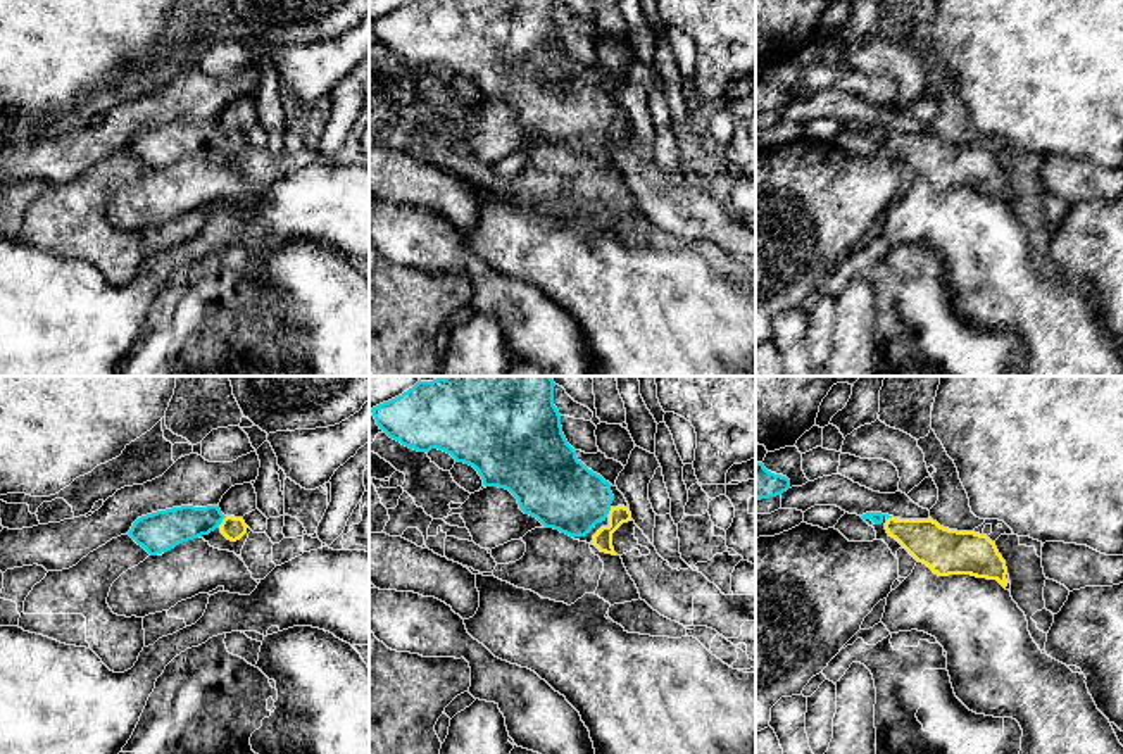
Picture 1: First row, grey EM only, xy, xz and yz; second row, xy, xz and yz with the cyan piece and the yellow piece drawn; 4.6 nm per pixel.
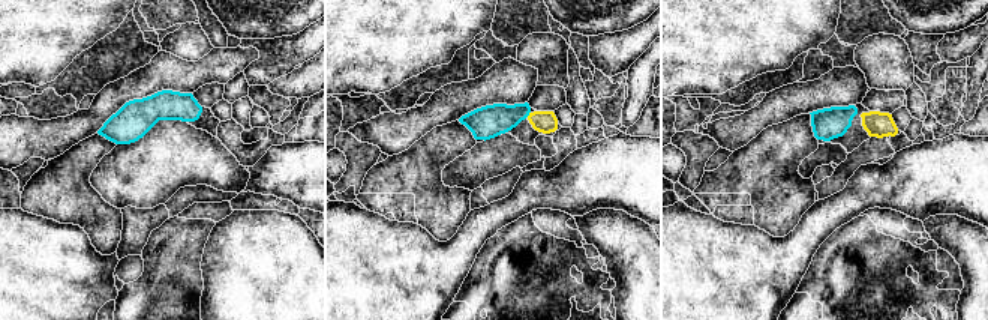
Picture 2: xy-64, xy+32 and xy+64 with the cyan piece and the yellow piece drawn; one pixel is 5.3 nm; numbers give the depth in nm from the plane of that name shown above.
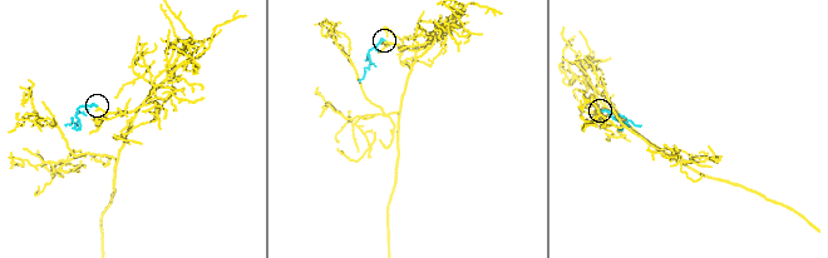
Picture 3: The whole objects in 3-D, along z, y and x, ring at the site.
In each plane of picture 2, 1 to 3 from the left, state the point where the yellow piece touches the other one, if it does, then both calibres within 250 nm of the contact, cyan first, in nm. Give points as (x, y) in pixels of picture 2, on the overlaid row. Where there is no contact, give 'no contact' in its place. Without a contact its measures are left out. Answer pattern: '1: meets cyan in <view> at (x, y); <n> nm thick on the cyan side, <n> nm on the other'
1: no contact
2: meets cyan in xy+32 at (528, 114); 180 nm thick on the cyan side, 120 nm on the other
3: no contact

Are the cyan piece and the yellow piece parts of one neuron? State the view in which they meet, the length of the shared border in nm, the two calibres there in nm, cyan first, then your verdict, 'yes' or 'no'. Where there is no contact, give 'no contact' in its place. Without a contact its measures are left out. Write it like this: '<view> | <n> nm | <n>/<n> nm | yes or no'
xy | 50 nm | 170/110 nm | yes

